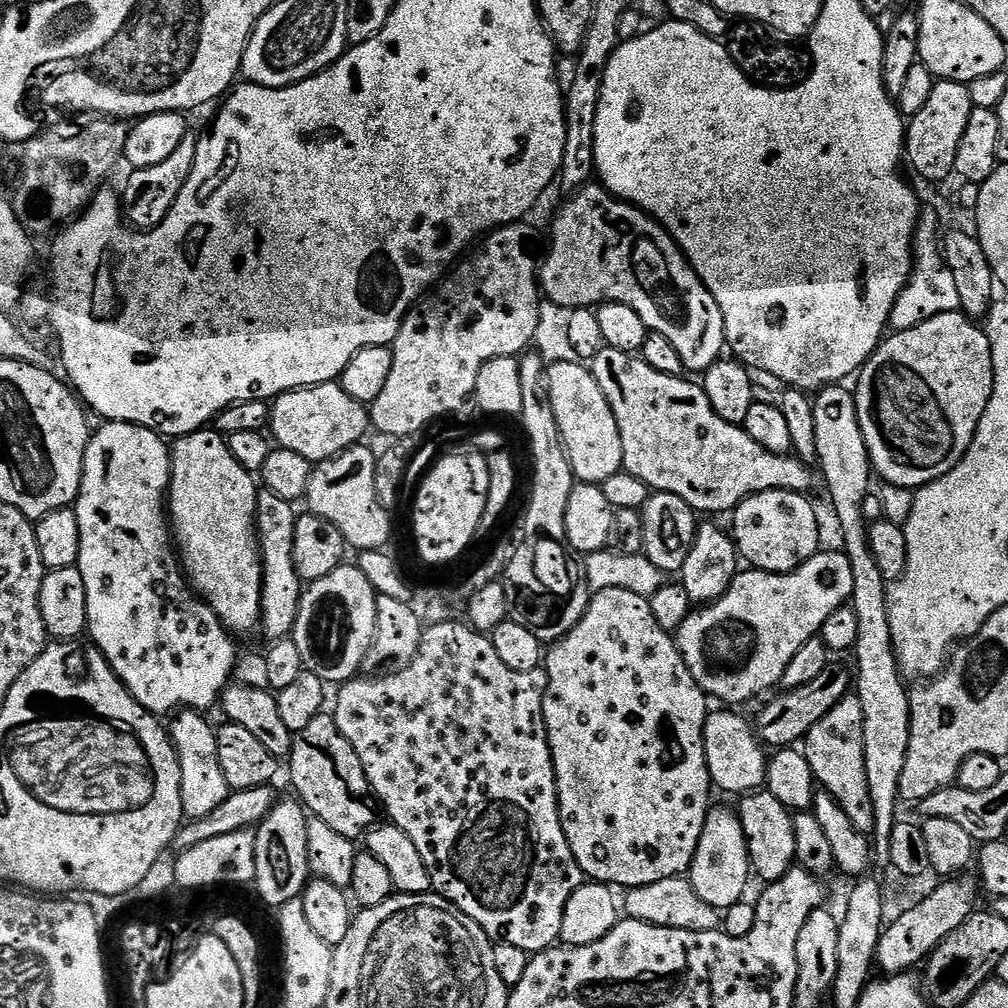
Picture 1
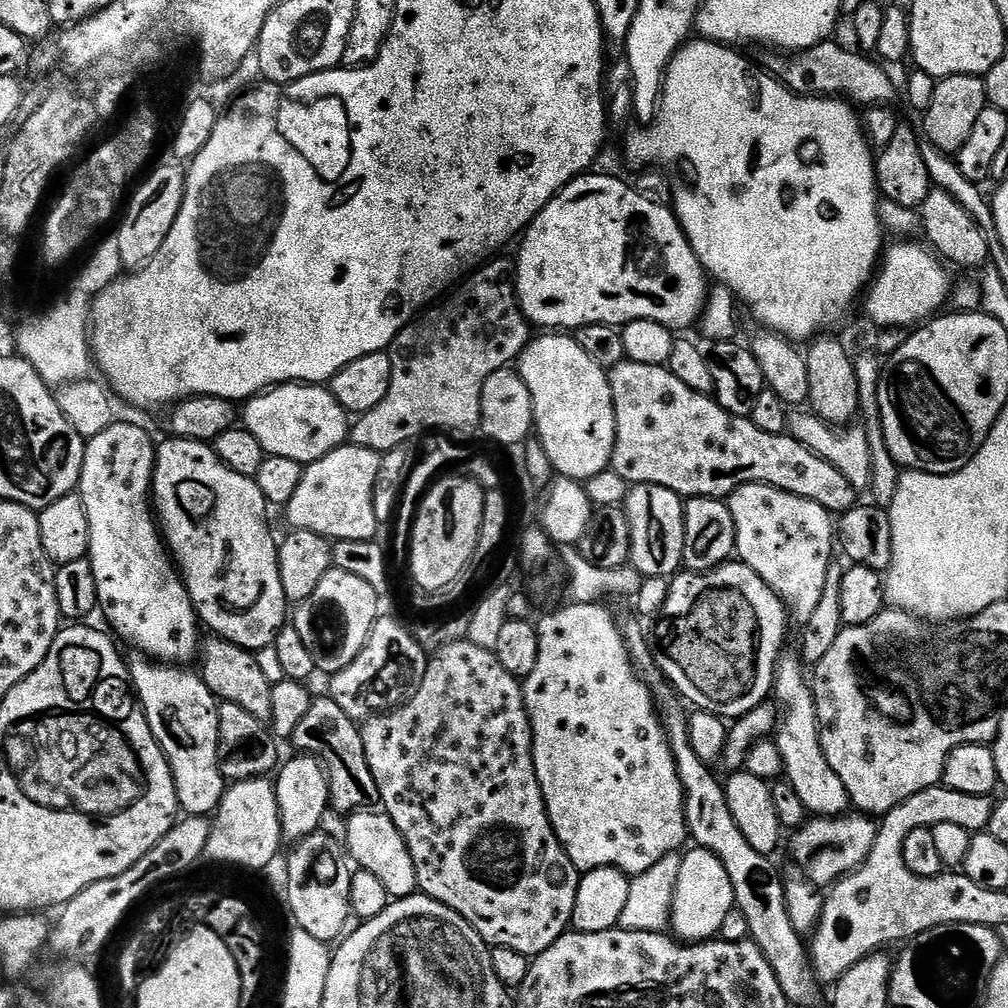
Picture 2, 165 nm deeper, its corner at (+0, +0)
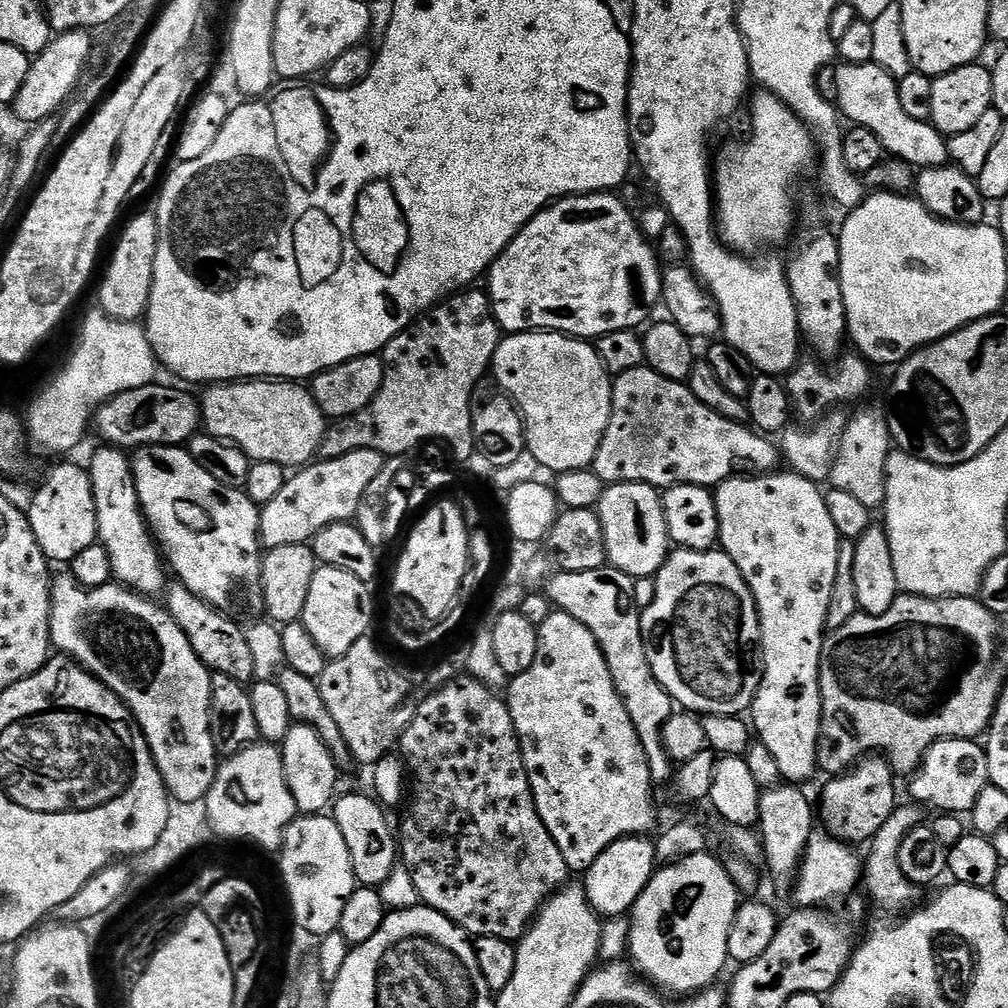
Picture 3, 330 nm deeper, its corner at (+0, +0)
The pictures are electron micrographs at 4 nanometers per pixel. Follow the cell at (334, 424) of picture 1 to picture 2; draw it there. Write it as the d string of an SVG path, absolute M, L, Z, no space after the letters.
M303 382L273 386L251 397L243 408L243 427L258 438L267 455L294 458L294 462L305 466L330 454L350 436L349 413L324 386Z

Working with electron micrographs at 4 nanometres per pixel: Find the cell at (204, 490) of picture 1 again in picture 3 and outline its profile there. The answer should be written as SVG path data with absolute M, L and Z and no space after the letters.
M149 444L141 447L131 457L131 462L144 519L148 521L149 529L162 549L167 567L176 571L175 579L219 612L233 618L259 617L264 612L264 591L260 585L264 561L260 542L260 508L248 497L248 493L222 486L218 478L206 474L206 470L194 462L184 446Z

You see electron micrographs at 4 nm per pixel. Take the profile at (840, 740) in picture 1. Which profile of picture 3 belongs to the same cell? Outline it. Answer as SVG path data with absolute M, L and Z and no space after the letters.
M901 594L896 597L894 606L886 614L866 616L857 614L838 630L828 632L824 649L820 655L820 693L822 694L822 718L820 719L820 745L816 751L816 763L821 773L828 772L829 777L839 776L849 771L857 760L872 754L883 754L897 774L911 774L920 767L924 755L930 746L939 740L976 740L987 733L992 716L996 713L996 704L1000 701L1001 681L996 681L996 672L992 663L996 660L996 639L1000 636L1000 624L996 613L986 610L979 599L971 596L910 596Z

